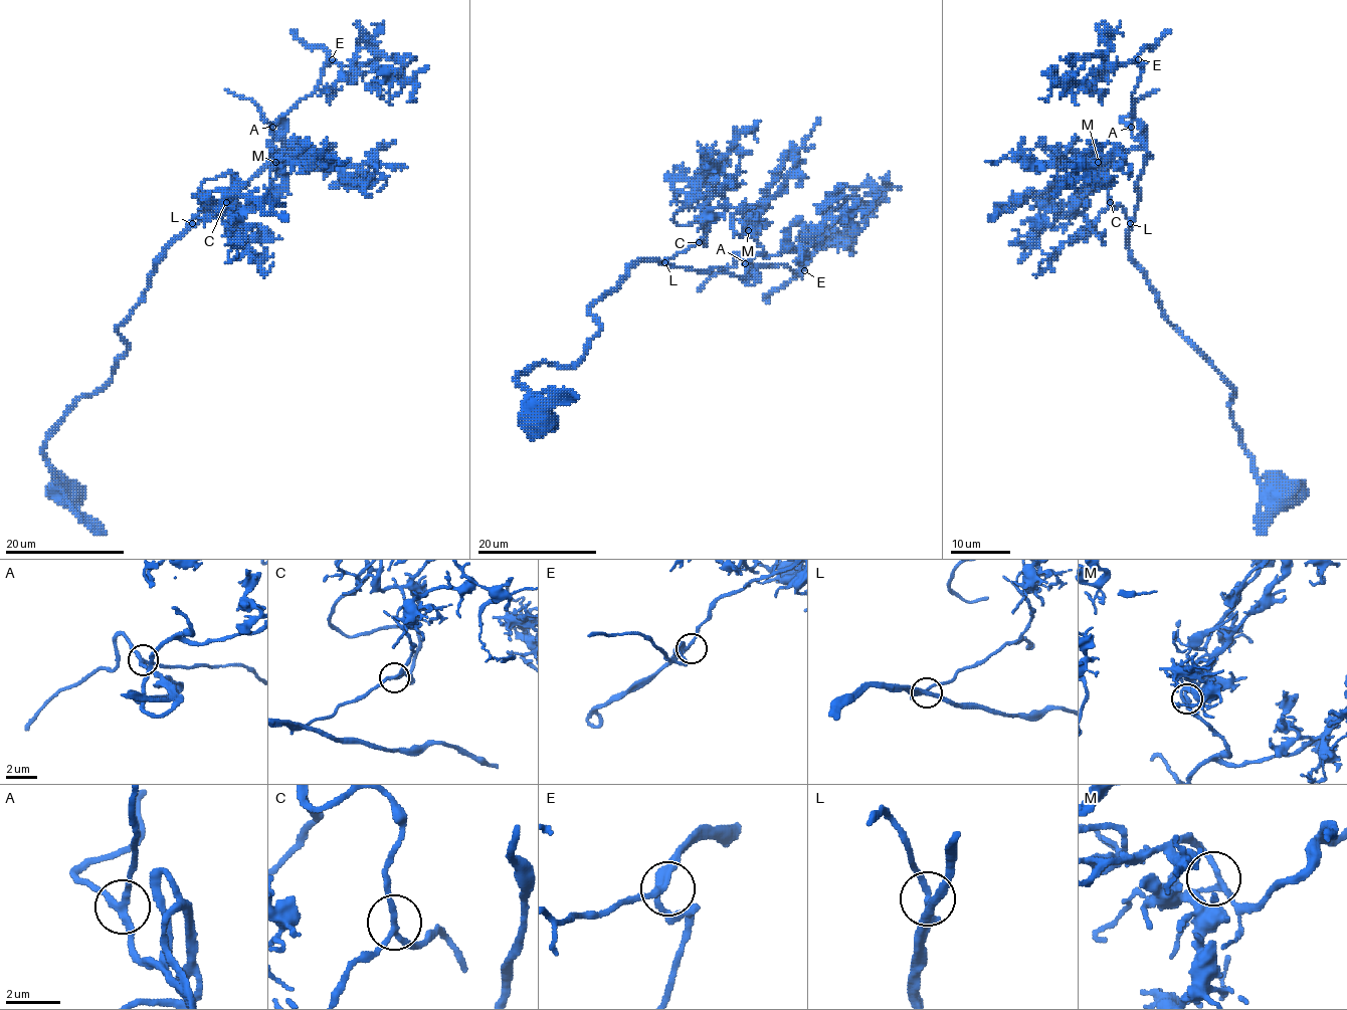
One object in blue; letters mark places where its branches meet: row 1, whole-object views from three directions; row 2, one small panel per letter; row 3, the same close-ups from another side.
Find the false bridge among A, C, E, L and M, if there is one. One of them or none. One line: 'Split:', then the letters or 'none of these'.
Split: none of these

